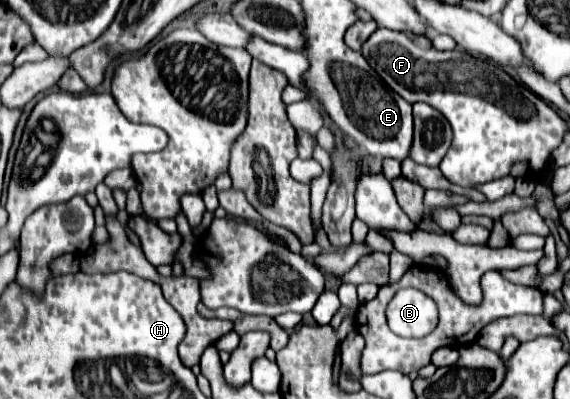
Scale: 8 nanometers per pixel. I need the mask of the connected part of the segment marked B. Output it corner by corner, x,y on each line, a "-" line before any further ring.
404,287
388,303
386,319
402,337
424,337
438,325
438,307
420,289

